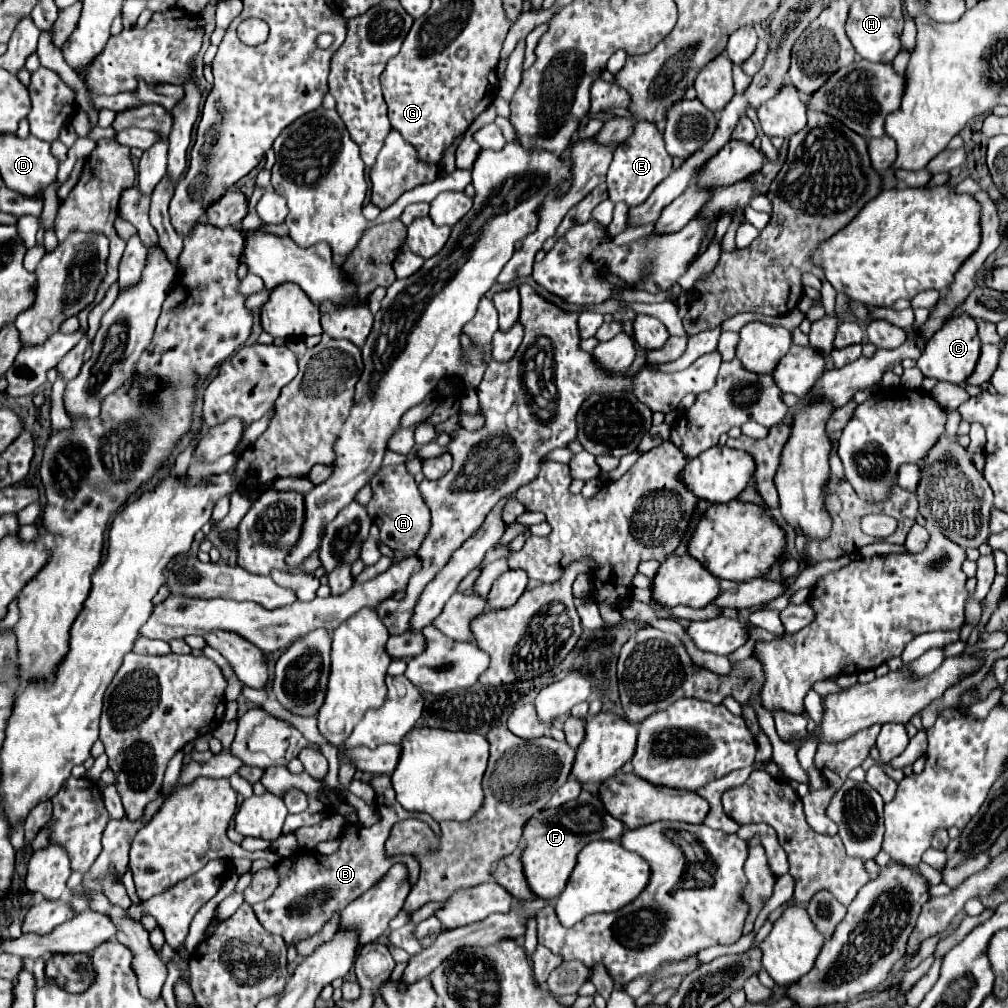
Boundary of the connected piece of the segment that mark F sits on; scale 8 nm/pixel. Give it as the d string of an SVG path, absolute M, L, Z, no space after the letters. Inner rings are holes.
M581 790L577 800L571 800L559 808L541 810L539 814L531 816L523 828L519 854L531 894L543 894L545 898L557 896L563 884L567 884L567 878L575 866L577 852L593 840L619 840L623 830L623 822L611 818L599 798L587 790Z

